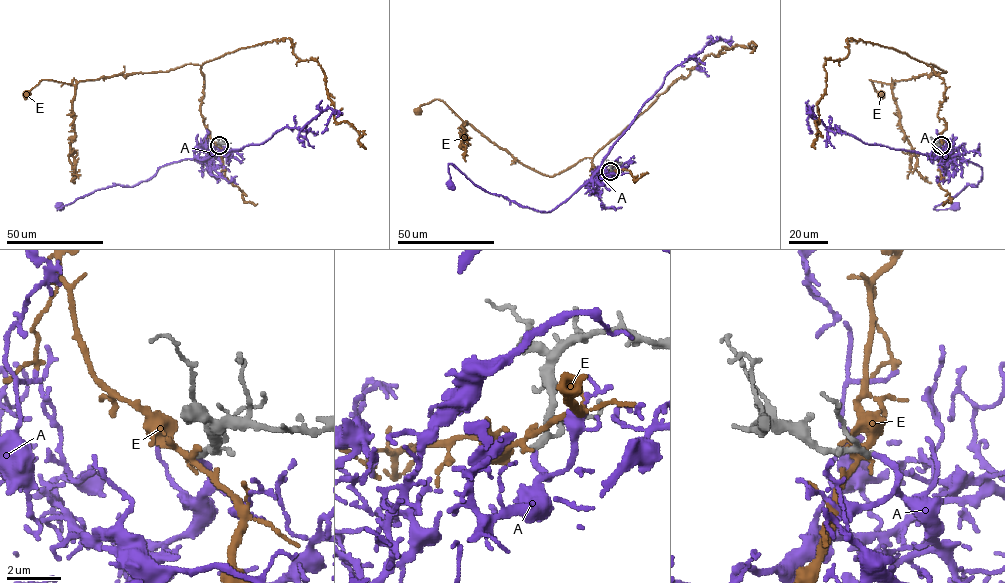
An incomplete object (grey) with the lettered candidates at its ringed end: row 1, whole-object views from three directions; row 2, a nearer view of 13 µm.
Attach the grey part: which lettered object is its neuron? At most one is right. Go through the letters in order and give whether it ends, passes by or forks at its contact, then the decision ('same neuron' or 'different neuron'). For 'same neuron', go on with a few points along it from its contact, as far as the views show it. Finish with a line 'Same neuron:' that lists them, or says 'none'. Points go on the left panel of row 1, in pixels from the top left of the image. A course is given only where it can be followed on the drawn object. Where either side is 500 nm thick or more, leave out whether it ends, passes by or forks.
A: it ends; same neuron; course (219, 145), (203, 160), (195, 157), (165, 164), (137, 184), (95, 190), (57, 209), (59, 206)
E: it forks; different neuron
Same neuron: A

